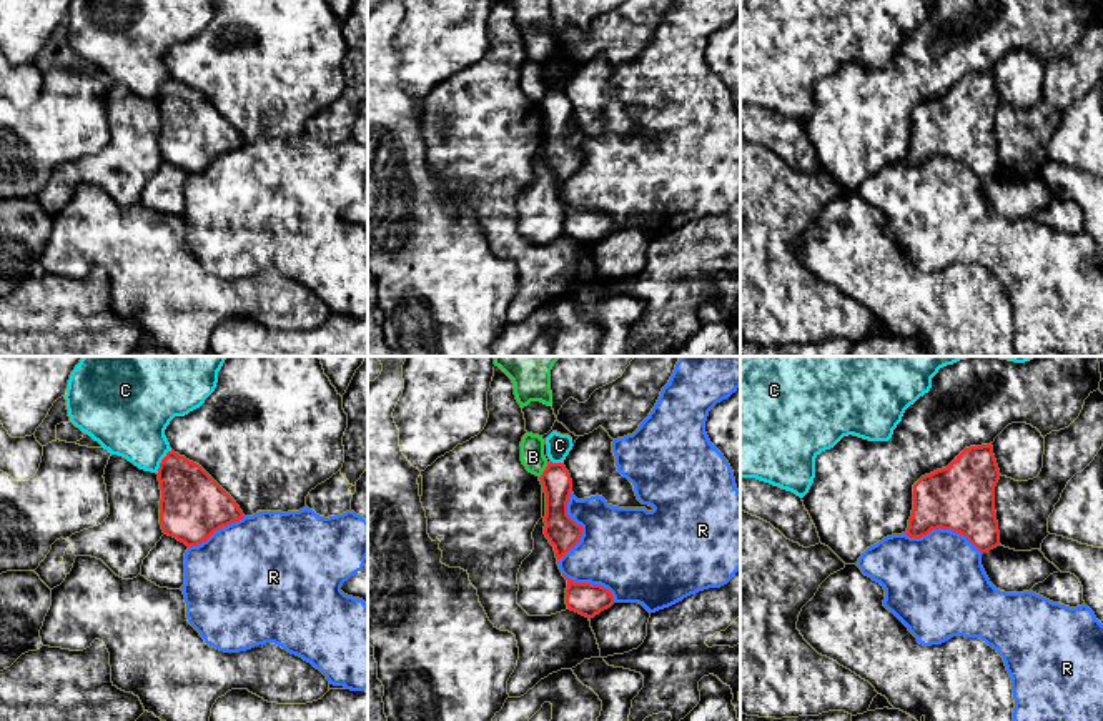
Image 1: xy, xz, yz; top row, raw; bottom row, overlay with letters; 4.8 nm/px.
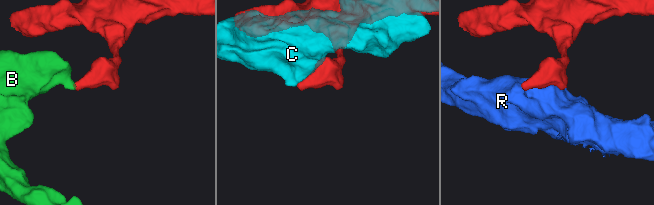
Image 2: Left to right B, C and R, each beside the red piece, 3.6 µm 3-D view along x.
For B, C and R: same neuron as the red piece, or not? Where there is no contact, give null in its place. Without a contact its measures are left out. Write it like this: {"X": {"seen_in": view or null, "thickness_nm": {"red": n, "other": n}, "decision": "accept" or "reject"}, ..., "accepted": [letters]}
{"B": {"seen_in": "xz", "thickness_nm": {"red": 140, "other": 110}, "decision": "reject"}, "C": {"seen_in": "xy", "thickness_nm": {"red": 300, "other": 340}, "decision": "reject"}, "R": {"seen_in": "yz", "thickness_nm": {"red": 320, "other": 440}, "decision": "reject"}, "accepted": []}

